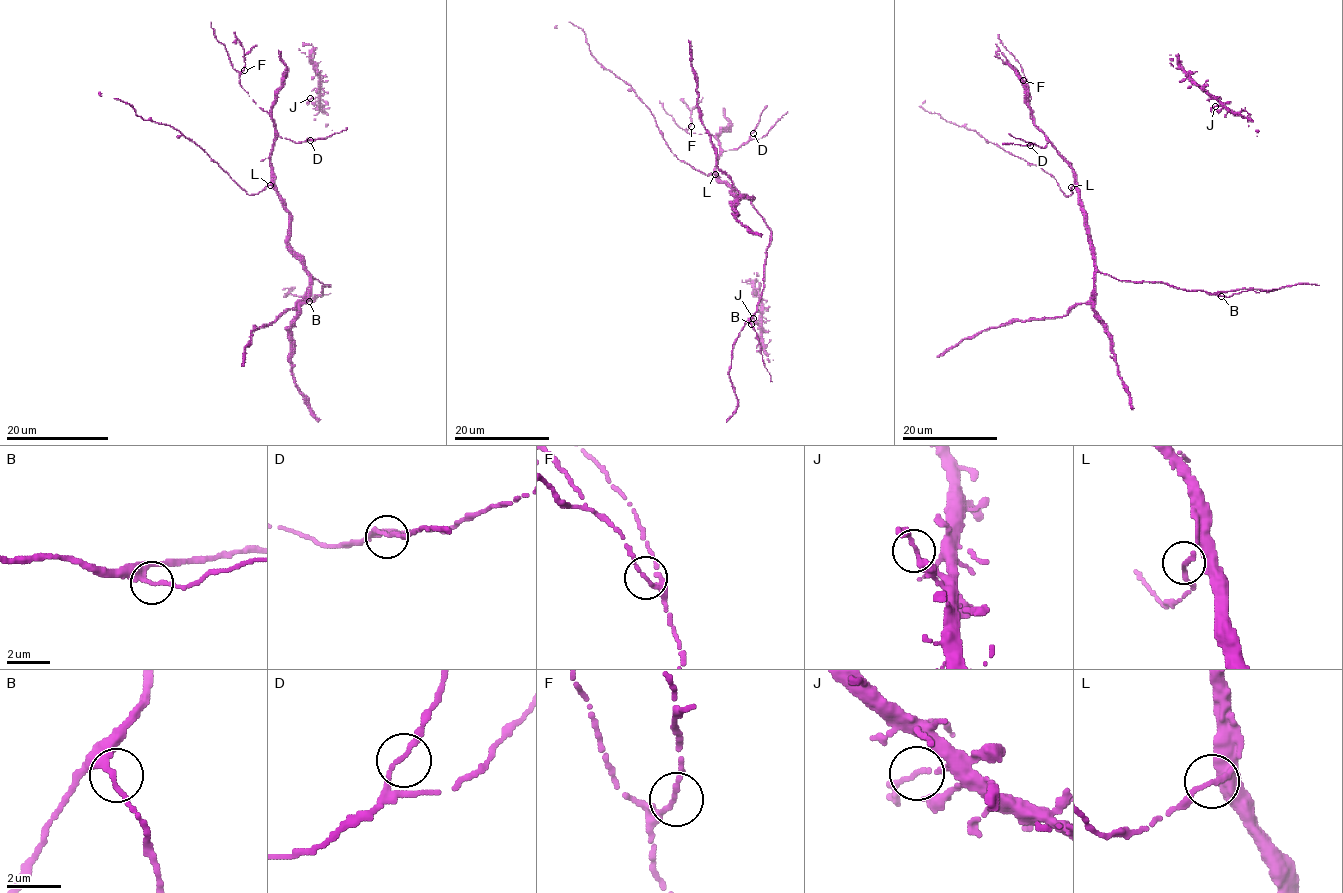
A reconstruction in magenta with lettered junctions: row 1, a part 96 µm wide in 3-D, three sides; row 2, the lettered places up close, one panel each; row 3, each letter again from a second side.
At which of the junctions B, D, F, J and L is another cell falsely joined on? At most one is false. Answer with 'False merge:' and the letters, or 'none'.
False merge: none

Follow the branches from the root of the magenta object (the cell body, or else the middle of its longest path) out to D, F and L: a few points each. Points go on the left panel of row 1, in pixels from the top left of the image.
D: (300, 263), (288, 242), (288, 210), (274, 184), (271, 149), (278, 136), (296, 143), (310, 140)
F: (300, 263), (288, 242), (288, 210), (274, 184), (271, 163), (274, 121), (241, 87), (239, 75), (244, 70)
L: (300, 263), (288, 242), (288, 210), (285, 200), (272, 181), (269, 185)

